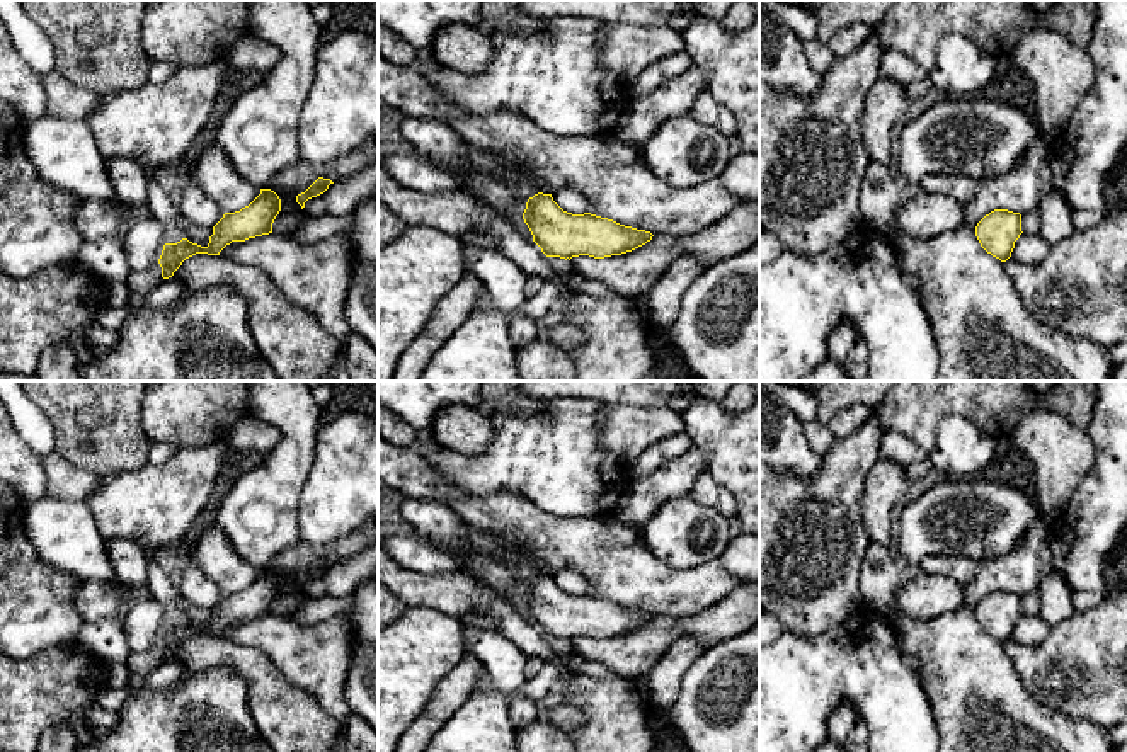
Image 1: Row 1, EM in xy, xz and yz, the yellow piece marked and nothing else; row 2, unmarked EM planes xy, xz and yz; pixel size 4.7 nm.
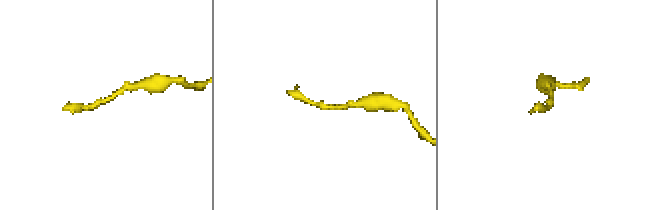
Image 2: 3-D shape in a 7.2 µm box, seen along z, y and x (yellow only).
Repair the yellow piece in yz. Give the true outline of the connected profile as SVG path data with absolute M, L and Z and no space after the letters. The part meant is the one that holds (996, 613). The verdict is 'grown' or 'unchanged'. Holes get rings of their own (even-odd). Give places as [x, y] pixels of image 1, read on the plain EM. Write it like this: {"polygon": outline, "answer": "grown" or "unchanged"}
{"polygon": "M1008 590L991 592L975 607L981 628L1001 643L1011 638L1021 614L1021 595Z", "answer": "unchanged"}

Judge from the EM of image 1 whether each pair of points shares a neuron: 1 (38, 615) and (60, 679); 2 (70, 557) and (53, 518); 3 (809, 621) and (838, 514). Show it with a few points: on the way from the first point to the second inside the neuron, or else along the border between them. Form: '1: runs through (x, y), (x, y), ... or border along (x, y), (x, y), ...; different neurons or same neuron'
1: border along (74, 642), (17, 659); different neurons
2: runs through (70, 546), (70, 540), (58, 528); same neuron
3: runs through (809, 594), (811, 541); same neuron

